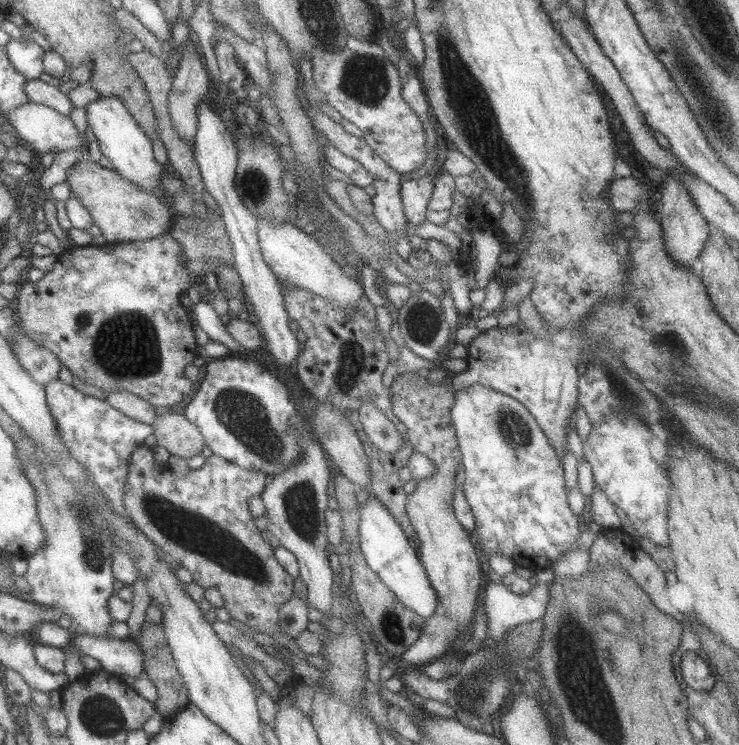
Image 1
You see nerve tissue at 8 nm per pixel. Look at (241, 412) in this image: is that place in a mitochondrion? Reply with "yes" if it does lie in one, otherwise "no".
yes

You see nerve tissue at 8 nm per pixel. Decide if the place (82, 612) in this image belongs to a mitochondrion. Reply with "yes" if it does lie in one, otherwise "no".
no

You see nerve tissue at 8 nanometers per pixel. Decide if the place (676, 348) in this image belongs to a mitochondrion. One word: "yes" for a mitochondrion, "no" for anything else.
yes

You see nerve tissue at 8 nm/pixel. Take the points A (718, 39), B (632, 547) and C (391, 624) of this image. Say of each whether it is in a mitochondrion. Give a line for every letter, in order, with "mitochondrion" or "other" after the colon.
A: mitochondrion
B: other
C: mitochondrion

